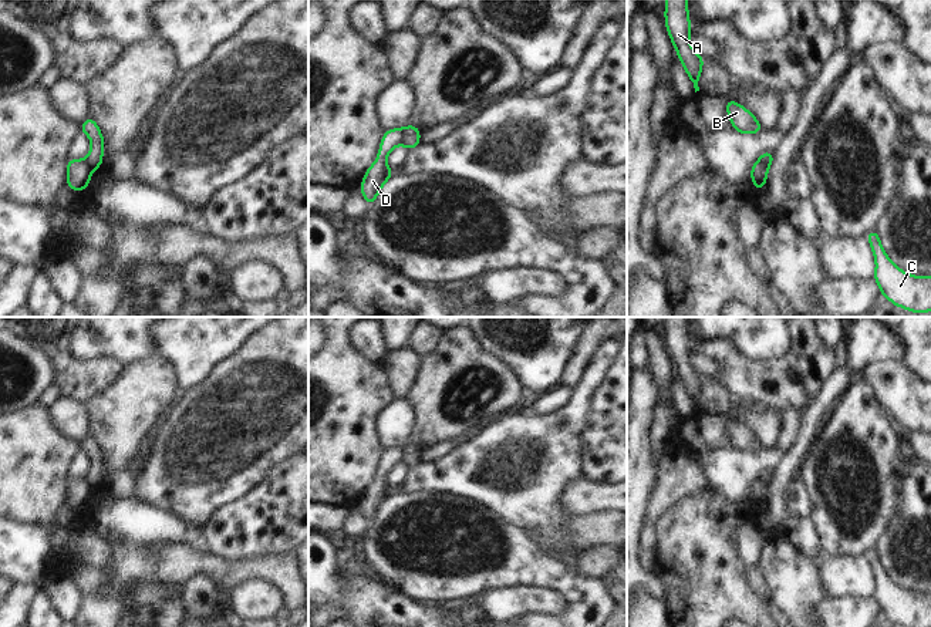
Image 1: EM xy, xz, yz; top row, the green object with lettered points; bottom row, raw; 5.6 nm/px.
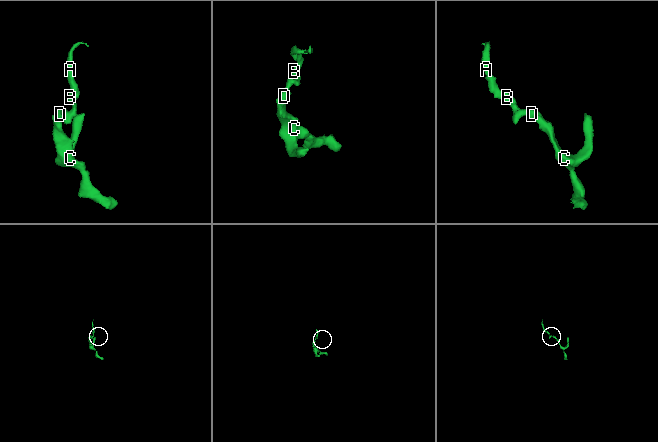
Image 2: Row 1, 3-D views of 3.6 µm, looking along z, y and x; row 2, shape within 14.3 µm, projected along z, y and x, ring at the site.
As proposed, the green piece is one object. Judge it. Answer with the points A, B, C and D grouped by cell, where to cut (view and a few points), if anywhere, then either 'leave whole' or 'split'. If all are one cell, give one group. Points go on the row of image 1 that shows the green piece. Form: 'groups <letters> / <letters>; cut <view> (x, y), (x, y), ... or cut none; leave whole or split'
groups A B / C D; cut xz (404, 128), (401, 142); split

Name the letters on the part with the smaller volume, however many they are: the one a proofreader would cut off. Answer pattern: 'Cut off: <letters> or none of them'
Cut off: A, B

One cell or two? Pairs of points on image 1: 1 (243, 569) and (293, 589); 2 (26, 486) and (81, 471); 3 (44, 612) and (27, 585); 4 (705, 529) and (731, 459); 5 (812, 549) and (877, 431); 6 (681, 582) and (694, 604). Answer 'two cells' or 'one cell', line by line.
1: one cell
2: two cells
3: two cells
4: two cells
5: two cells
6: one cell

